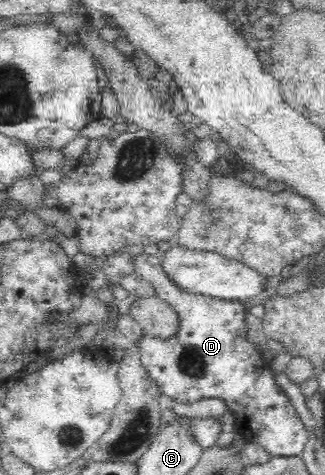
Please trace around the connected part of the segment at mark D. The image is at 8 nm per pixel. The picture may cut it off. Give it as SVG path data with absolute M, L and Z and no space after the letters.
M140 253L134 256L134 263L136 268L136 273L141 277L145 278L154 288L155 296L161 298L164 302L167 302L175 312L179 315L180 318L180 327L176 332L175 336L172 336L168 339L157 340L154 338L148 341L148 336L145 334L142 336L140 343L141 349L141 362L144 364L144 367L148 370L148 373L151 375L151 378L159 385L159 388L162 390L163 394L169 396L169 398L173 398L180 403L195 403L203 400L203 398L220 398L225 404L226 408L232 412L235 420L235 429L237 431L241 431L243 435L243 439L248 442L255 442L261 445L262 448L265 448L265 451L269 452L270 456L299 456L302 454L306 443L309 438L309 431L305 428L303 421L299 419L299 415L297 414L296 408L293 406L293 403L289 400L289 397L284 393L284 391L280 388L280 386L276 383L276 378L274 377L274 372L271 370L270 364L266 364L263 359L259 358L257 353L257 347L251 347L247 336L247 327L245 326L245 312L244 312L244 304L235 302L235 301L227 301L225 299L217 299L213 296L204 296L196 293L189 293L189 291L185 291L180 286L177 286L169 275L165 272L163 268L162 261L155 255L147 255L146 253Z

